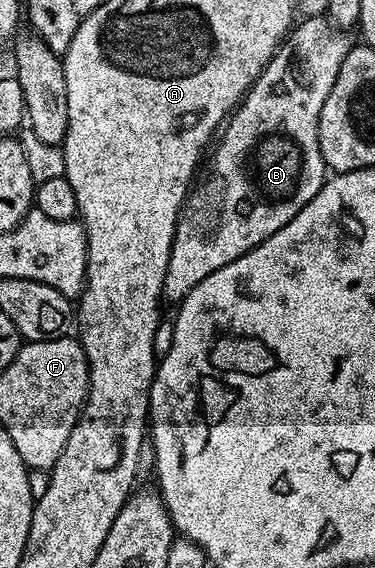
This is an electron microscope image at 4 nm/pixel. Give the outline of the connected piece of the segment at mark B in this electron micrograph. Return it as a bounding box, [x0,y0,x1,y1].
[163,18,354,302]

